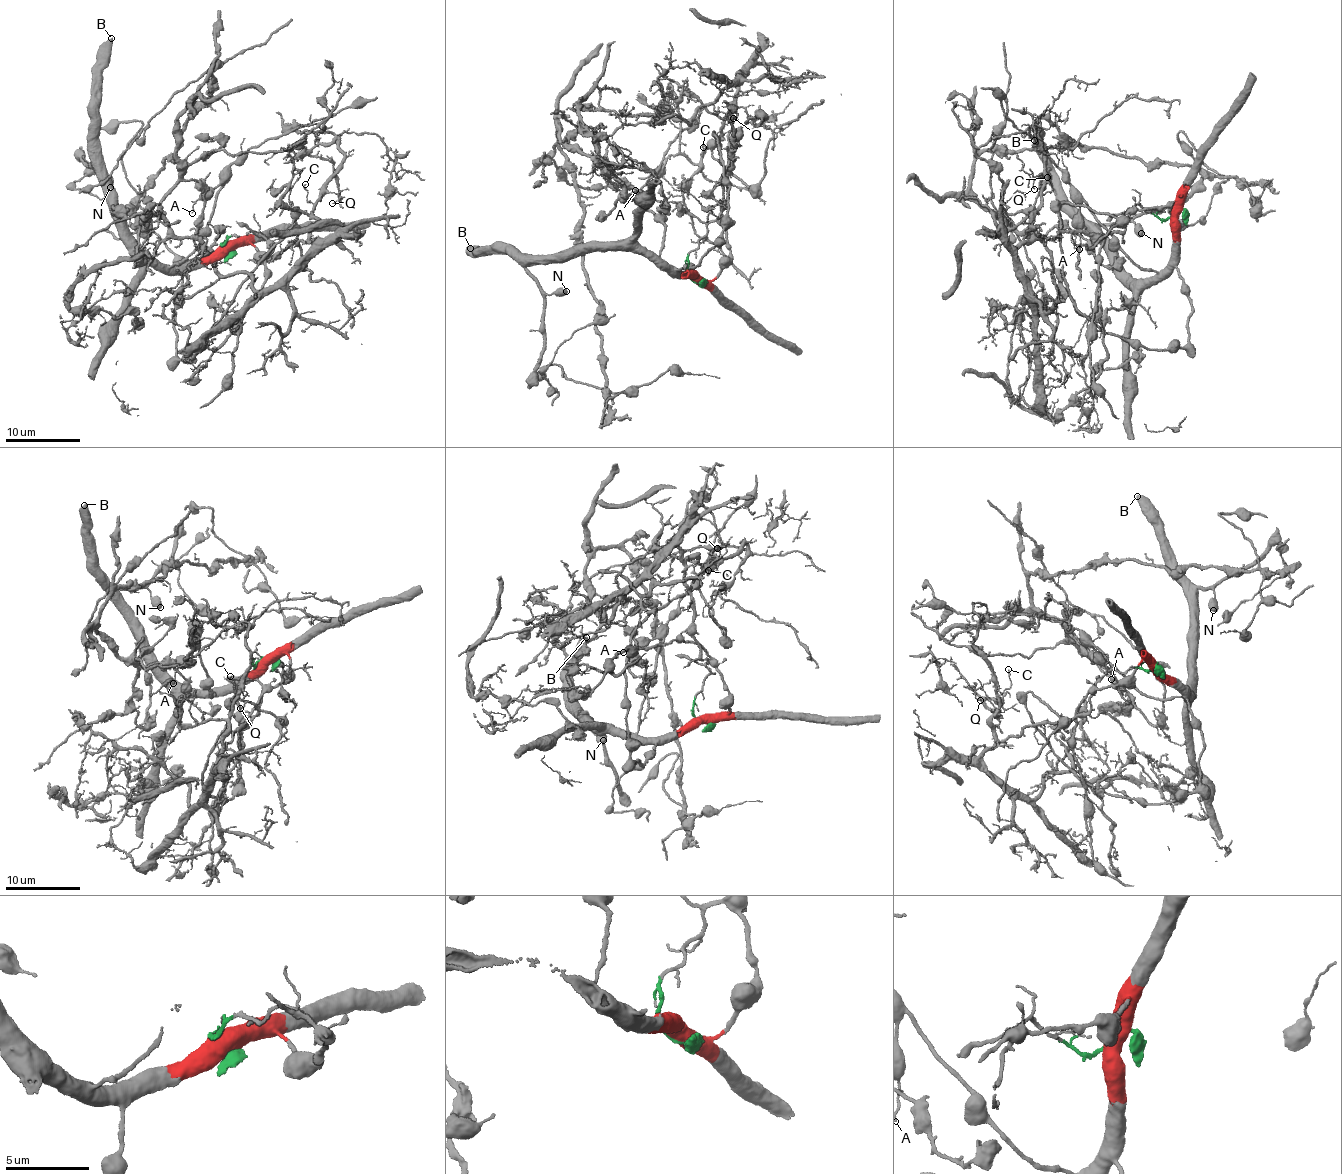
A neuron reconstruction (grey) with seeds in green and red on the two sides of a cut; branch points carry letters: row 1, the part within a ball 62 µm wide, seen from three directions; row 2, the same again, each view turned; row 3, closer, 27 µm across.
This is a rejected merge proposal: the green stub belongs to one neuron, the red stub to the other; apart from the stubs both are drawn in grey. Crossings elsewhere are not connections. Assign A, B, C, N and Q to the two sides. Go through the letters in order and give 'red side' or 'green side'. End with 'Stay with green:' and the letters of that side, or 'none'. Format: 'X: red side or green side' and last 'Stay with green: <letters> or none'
A: red side
B: red side
C: green side
N: red side
Q: green side
Stay with green: C, Q

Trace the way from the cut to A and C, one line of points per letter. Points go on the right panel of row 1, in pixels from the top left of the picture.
A: (1176, 210), (1173, 248), (1160, 272), (1138, 267), (1125, 255), (1085, 203), (1078, 209), (1081, 234), (1079, 249)
C: (1176, 210), (1154, 216), (1138, 204), (1121, 231), (1036, 238), (1035, 209), (1051, 190), (1046, 177)

